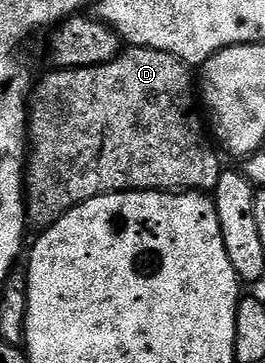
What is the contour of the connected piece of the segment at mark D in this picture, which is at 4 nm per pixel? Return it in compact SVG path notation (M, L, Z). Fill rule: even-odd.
M127 48L116 59L100 67L80 67L79 69L55 68L46 78L39 80L32 90L32 112L28 117L28 141L32 152L28 157L28 172L24 177L24 200L26 203L26 220L35 230L45 231L55 225L68 211L88 199L96 199L109 193L135 193L136 191L156 191L157 193L177 193L179 191L213 191L224 165L218 162L219 150L208 136L207 126L200 116L200 109L194 106L196 101L196 81L190 78L191 66L181 61L176 55L156 51L155 49Z

